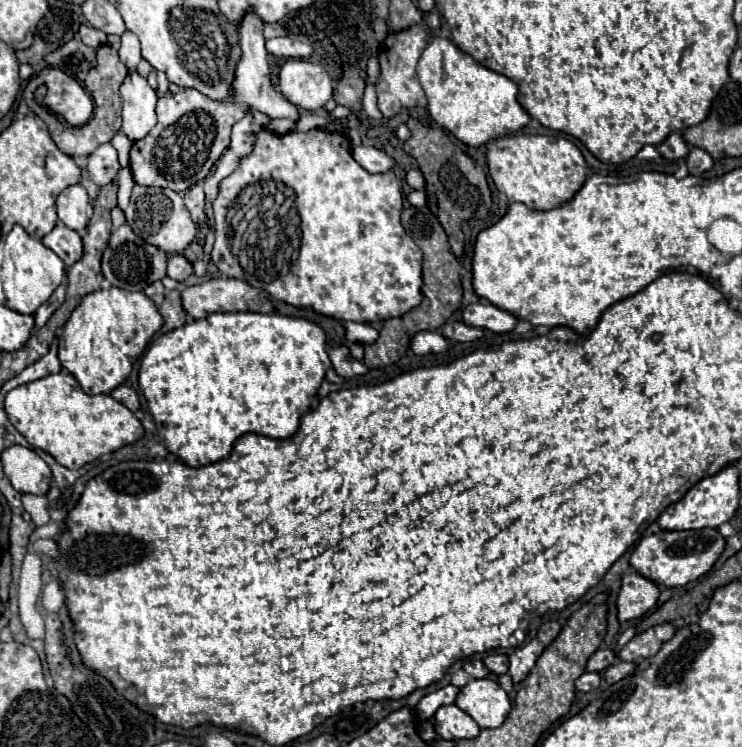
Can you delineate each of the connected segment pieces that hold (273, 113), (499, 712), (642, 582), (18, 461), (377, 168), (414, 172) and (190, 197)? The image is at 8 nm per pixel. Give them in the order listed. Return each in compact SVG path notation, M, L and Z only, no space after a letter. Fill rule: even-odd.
M251 8L241 24L239 24L239 32L241 32L241 50L243 56L239 60L239 66L235 70L235 82L233 82L233 90L235 90L235 102L241 102L249 108L255 108L263 114L267 114L269 118L291 118L293 122L299 120L299 110L297 106L293 106L283 94L279 94L269 80L269 64L267 64L267 50L265 50L265 38L263 38L263 20L255 14L255 10Z
M489 678L469 680L459 690L455 704L465 710L481 728L501 726L511 710L507 692Z
M637 572L627 574L623 578L621 592L617 598L619 620L627 622L645 616L645 612L649 612L657 604L657 598L659 598L659 586L655 582Z
M9 446L1 454L3 470L13 484L13 488L21 494L47 494L51 486L51 470L37 456L35 450L25 446Z
M357 146L357 148L351 148L351 154L353 154L355 162L361 164L369 174L383 174L393 168L393 160L377 148Z
M411 169L406 175L406 181L414 190L425 189L425 179L419 169Z
M195 184L187 190L185 194L185 206L191 212L191 218L199 226L207 226L207 216L205 216L205 192L201 184Z

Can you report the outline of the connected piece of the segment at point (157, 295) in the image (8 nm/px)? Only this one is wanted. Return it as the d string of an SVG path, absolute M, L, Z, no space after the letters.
M153 282L151 286L145 288L145 294L159 306L163 302L163 298L165 298L165 288L163 288L161 282Z

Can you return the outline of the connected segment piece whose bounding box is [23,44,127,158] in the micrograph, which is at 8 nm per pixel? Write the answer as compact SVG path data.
M99 46L97 48L97 66L89 70L87 78L85 78L85 88L93 94L93 100L95 100L95 110L93 110L93 116L87 124L83 126L67 126L63 122L59 122L53 114L47 114L47 110L43 110L41 104L35 102L33 98L33 92L37 86L27 86L23 90L23 98L27 102L27 106L49 126L49 132L51 132L51 138L53 142L57 144L57 148L61 152L65 152L67 156L71 158L77 158L77 156L89 156L97 146L105 144L105 142L111 142L111 138L119 132L121 128L121 118L119 118L119 112L121 112L121 94L119 94L119 86L123 84L127 76L127 68L125 64L119 60L117 56L117 50L111 48L111 46Z

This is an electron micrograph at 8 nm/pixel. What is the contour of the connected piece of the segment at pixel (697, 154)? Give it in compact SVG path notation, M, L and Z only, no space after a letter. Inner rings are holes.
M691 148L691 152L687 154L687 168L689 174L693 176L701 176L703 172L707 172L713 166L713 158L701 150L701 148Z

